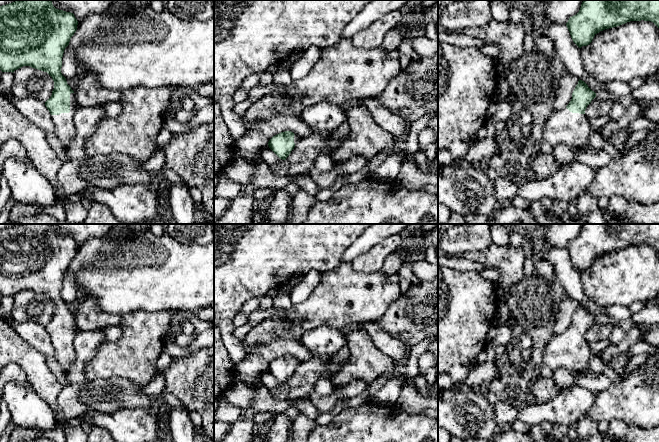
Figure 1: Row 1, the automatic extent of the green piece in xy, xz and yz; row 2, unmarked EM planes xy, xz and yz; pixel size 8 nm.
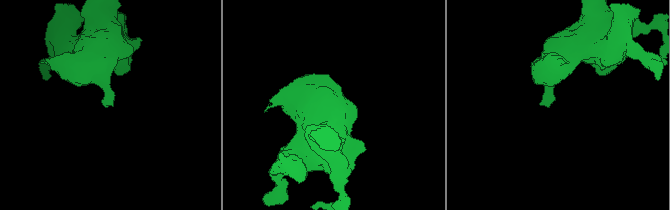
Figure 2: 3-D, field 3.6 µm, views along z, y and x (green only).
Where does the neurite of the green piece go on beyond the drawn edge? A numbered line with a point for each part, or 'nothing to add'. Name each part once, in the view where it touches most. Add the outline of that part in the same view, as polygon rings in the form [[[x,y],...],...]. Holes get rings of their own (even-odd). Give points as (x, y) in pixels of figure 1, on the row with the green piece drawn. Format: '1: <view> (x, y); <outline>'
1: xy (64, 125); [[[70,94],[70,112],[51,115],[55,127],[55,134],[62,144],[67,147],[75,137],[74,114],[76,111],[75,95]]]

